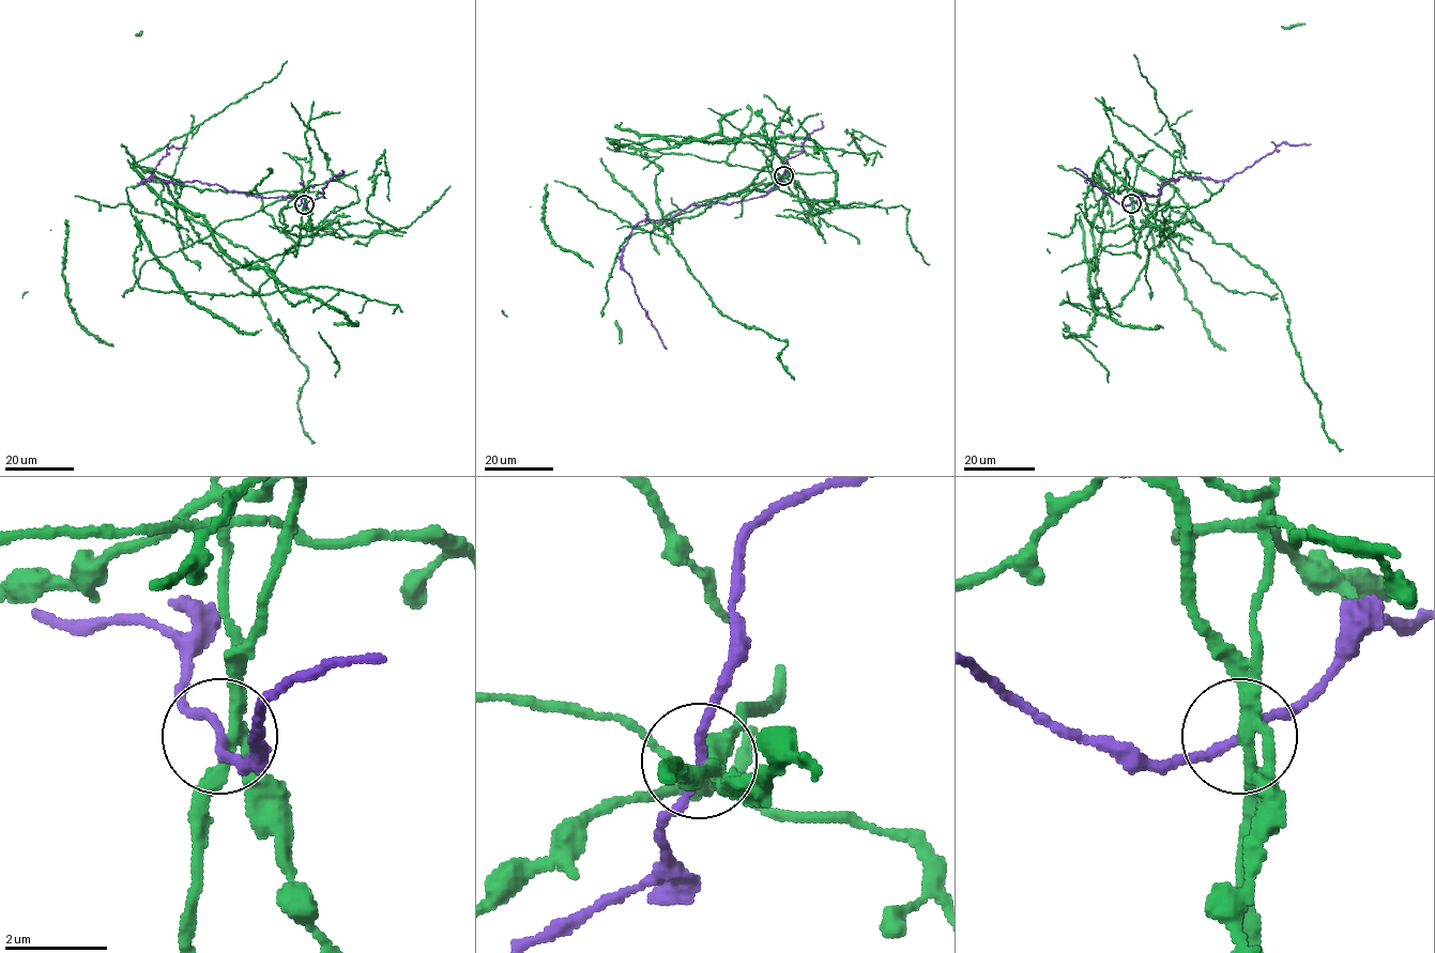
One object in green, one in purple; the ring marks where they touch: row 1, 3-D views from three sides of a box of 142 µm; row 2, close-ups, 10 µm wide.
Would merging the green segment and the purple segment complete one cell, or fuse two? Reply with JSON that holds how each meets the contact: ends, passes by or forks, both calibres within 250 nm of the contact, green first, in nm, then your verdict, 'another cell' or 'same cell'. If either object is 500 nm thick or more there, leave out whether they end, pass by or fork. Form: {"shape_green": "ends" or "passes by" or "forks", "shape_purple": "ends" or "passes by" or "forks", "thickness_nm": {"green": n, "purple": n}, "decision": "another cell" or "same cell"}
{"shape_green": "forks", "shape_purple": "passes by", "thickness_nm": {"green": 220, "purple": 150}, "decision": "another cell"}

